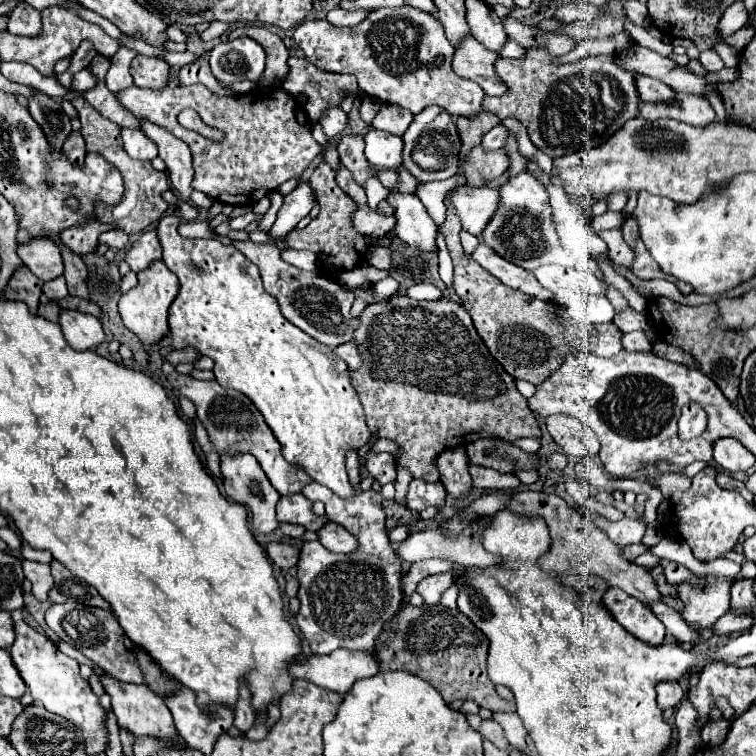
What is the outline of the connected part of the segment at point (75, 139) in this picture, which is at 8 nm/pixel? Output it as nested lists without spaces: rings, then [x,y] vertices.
[[[70,132],[64,146],[62,146],[64,154],[68,156],[68,160],[76,166],[82,166],[84,164],[84,158],[86,158],[86,150],[84,150],[84,138],[80,132]]]

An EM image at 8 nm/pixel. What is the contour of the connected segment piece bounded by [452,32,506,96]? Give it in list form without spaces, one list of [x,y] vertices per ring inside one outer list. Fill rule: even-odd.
[[[468,32],[466,38],[462,38],[462,46],[458,46],[454,54],[452,68],[458,76],[480,84],[488,96],[502,96],[506,92],[506,86],[494,72],[496,58],[498,54],[482,48],[482,44]]]

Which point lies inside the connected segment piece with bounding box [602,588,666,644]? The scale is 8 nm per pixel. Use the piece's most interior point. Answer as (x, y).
(636, 617)

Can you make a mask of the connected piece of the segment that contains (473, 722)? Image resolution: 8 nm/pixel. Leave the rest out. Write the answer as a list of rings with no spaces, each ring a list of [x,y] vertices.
[[[466,714],[466,718],[468,718],[468,724],[474,730],[478,730],[486,740],[490,740],[494,746],[498,746],[502,750],[508,748],[508,740],[504,736],[504,730],[496,720],[482,720],[478,714]]]

